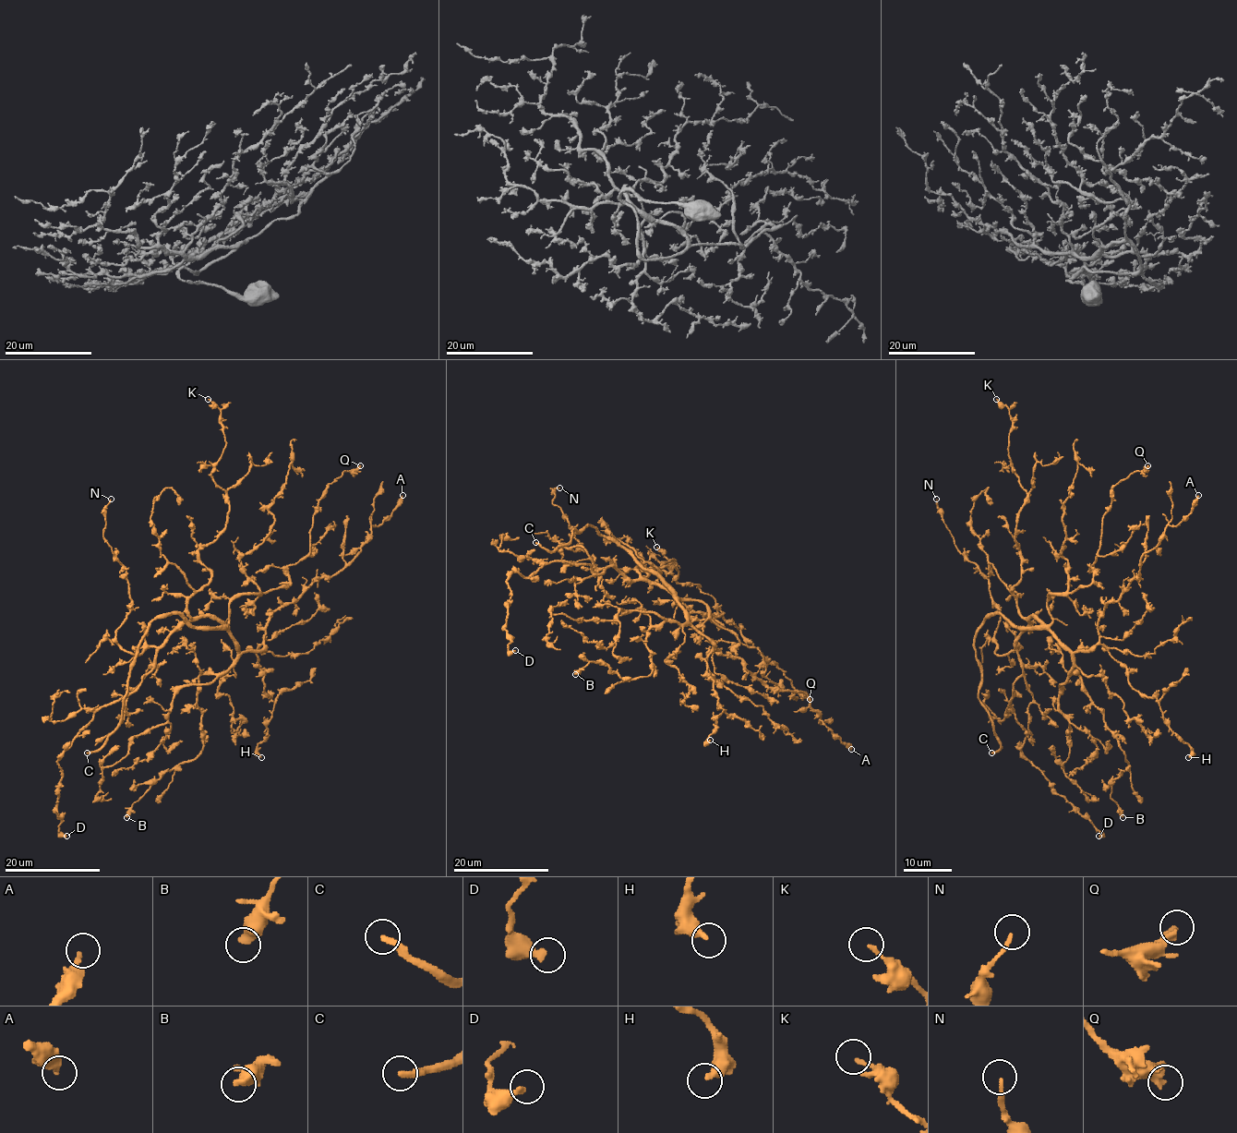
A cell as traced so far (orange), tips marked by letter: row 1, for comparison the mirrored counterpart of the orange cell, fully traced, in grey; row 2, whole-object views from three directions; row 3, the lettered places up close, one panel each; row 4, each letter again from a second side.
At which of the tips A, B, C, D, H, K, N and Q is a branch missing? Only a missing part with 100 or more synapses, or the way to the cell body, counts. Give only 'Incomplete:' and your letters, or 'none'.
Incomplete: C

